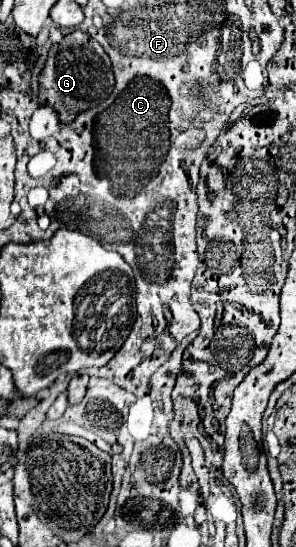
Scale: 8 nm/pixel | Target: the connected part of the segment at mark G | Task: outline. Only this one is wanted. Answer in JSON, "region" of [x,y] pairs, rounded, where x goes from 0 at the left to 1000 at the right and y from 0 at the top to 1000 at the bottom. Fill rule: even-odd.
{"region":[[[250,55],[223,62],[196,80],[176,80],[162,95],[162,110],[135,128],[135,168],[128,186],[142,194],[169,194],[189,201],[203,227],[236,227],[270,205],[331,194],[358,183],[385,161],[378,113],[351,88],[291,59]]]}

